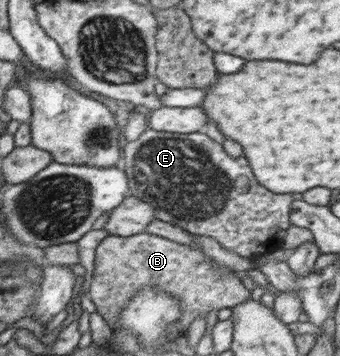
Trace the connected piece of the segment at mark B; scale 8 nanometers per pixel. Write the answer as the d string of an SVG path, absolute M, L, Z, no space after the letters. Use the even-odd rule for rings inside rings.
M146 231L129 237L108 235L97 246L95 273L88 294L96 312L114 328L122 308L126 302L132 302L132 296L136 296L142 286L158 286L166 294L178 298L178 320L182 322L178 334L185 334L196 318L206 318L212 310L232 308L250 297L251 291L236 276L235 271L224 271L218 265L212 265L201 250Z

